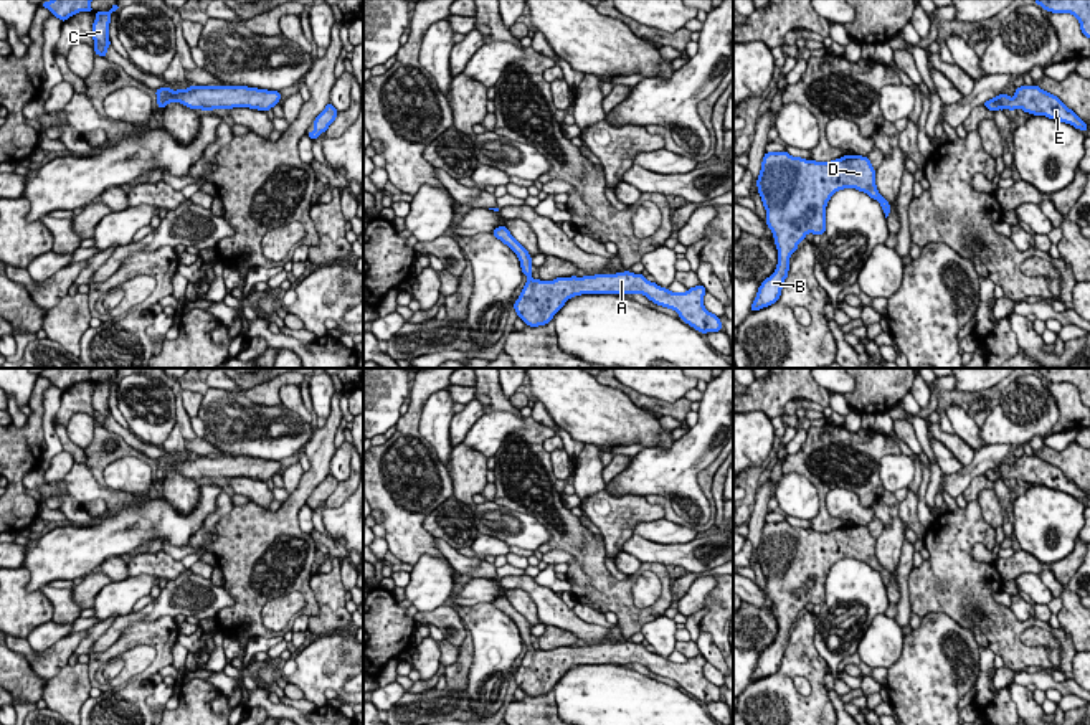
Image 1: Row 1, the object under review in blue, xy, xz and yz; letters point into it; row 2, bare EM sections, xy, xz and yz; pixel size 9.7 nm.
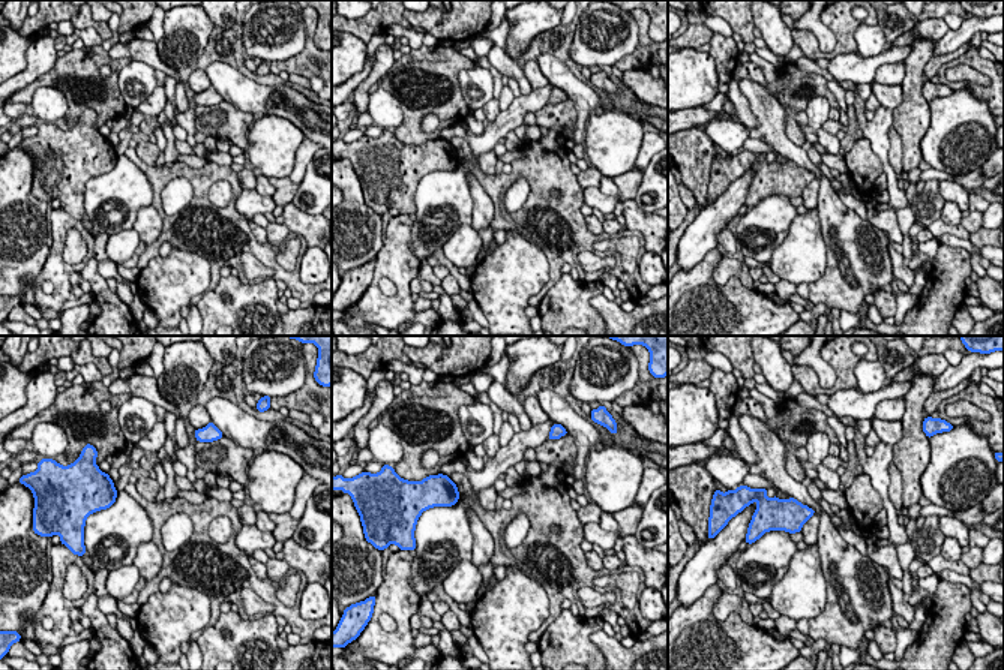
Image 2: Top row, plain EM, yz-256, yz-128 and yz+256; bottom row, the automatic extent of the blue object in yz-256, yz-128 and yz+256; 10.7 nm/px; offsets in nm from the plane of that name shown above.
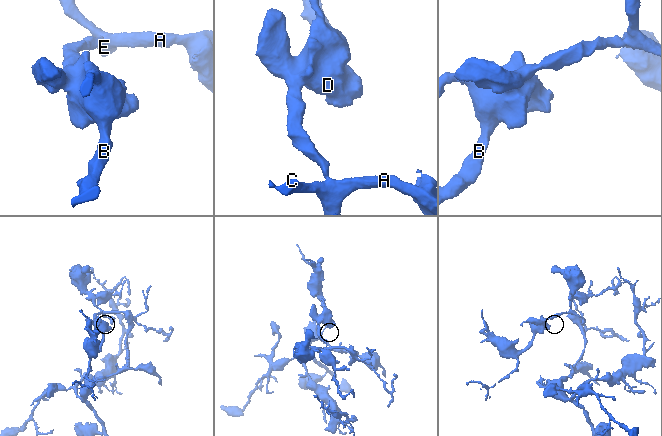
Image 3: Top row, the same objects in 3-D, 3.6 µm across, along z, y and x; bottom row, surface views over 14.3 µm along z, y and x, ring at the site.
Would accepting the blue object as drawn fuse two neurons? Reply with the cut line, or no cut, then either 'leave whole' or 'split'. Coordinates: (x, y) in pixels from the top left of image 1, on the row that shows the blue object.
no cut | leave whole

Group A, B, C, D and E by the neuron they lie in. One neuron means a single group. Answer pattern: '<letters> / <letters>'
A B C D E

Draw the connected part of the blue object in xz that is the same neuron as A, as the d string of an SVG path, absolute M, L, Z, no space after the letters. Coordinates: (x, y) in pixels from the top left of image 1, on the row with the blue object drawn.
M497 226L492 235L517 254L522 272L528 277L519 299L514 302L514 309L525 325L547 325L565 302L575 296L642 294L656 306L675 310L680 320L700 334L722 330L720 317L704 307L707 291L702 284L690 287L687 292L671 292L667 287L647 281L646 276L629 271L540 281L532 277L532 258L528 251L510 235L507 226Z

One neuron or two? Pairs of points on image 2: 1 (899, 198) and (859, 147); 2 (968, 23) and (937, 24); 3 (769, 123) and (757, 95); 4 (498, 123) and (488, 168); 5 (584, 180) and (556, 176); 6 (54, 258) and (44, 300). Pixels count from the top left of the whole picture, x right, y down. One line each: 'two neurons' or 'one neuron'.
1: two neurons
2: two neurons
3: one neuron
4: two neurons
5: two neurons
6: one neuron

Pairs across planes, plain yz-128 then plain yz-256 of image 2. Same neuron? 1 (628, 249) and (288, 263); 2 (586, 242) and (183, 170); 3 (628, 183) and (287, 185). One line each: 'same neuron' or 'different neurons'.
1: same neuron
2: same neuron
3: same neuron

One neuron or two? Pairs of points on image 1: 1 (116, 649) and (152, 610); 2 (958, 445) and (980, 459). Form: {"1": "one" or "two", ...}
{"1": "two", "2": "two"}

